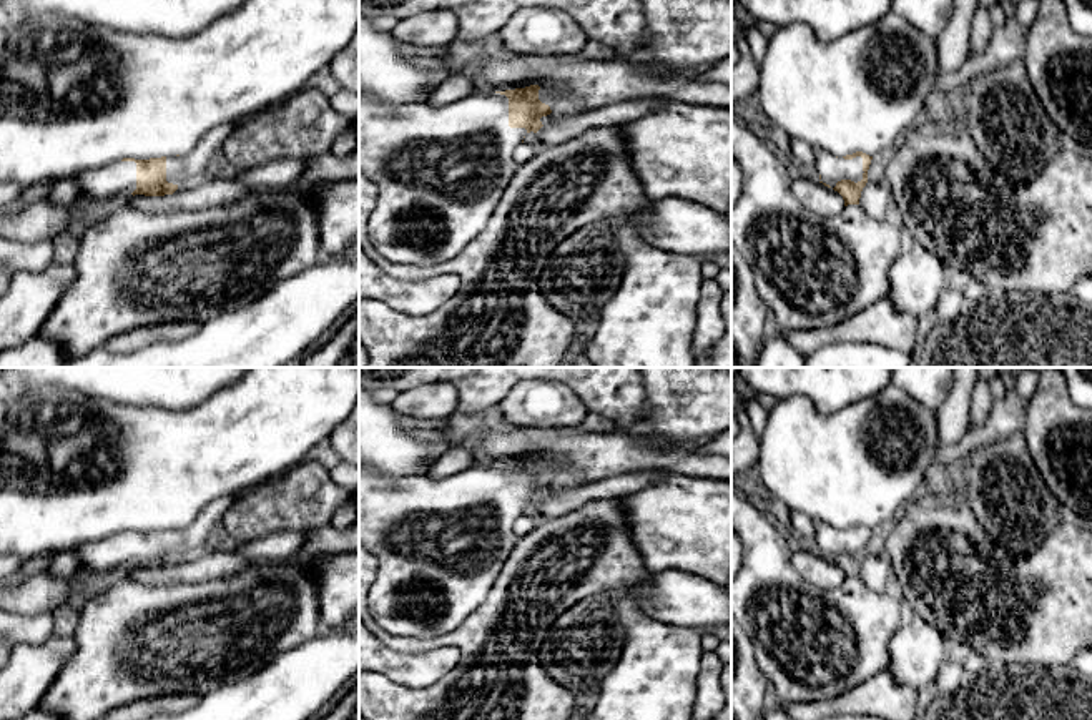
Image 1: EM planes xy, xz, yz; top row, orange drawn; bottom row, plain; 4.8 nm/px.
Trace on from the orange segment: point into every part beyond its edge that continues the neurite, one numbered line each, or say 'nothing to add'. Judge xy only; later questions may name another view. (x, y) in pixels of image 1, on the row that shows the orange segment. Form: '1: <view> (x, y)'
1: xy (180, 170)
2: xy (110, 183)

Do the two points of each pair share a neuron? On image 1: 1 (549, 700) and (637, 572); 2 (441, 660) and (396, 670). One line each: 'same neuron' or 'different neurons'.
1: same neuron
2: same neuron

